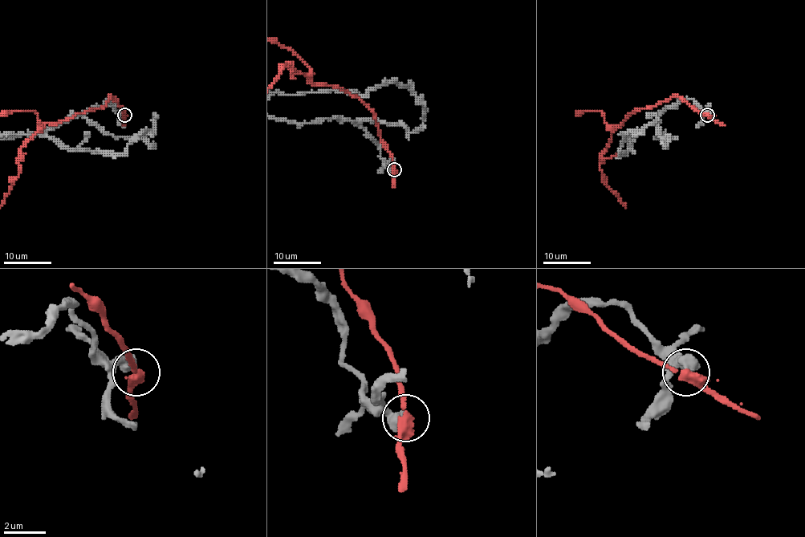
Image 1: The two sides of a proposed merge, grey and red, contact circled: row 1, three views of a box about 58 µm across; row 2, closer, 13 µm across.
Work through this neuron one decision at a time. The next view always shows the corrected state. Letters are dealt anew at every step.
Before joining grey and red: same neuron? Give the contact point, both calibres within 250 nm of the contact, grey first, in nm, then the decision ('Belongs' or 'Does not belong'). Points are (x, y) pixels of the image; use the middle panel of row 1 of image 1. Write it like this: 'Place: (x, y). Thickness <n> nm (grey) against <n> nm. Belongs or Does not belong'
Place: (394, 169). Thickness 550 nm (grey) against 400 nm. Does not belong

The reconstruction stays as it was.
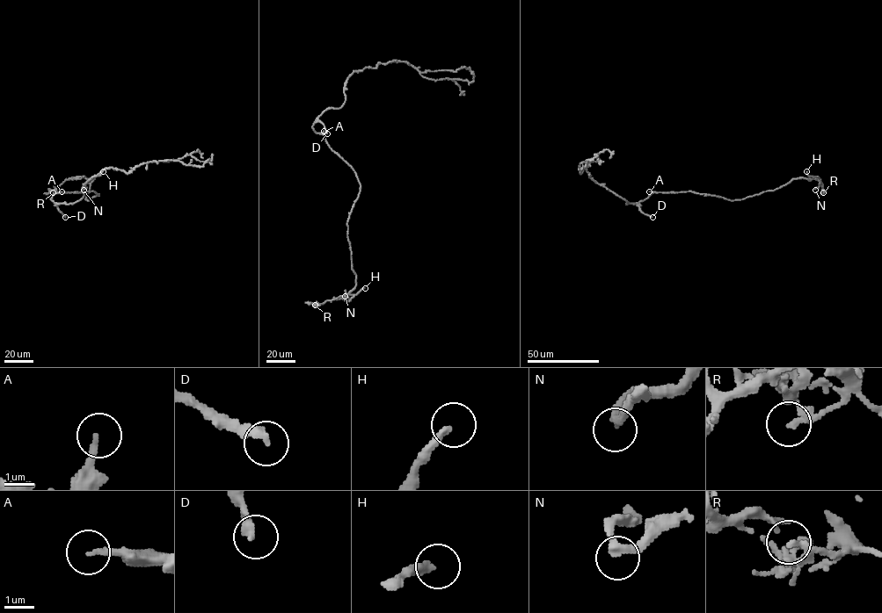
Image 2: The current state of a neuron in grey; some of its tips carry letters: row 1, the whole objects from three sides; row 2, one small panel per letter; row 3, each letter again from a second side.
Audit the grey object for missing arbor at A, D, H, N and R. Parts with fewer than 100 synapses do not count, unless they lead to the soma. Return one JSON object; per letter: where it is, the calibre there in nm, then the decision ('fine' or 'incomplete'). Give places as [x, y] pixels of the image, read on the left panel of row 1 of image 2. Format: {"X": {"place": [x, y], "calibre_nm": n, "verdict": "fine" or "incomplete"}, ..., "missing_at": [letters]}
{"A": {"place": [61, 191], "calibre_nm": 190, "verdict": "fine"}, "D": {"place": [65, 217], "calibre_nm": 320, "verdict": "fine"}, "H": {"place": [103, 171], "calibre_nm": 260, "verdict": "incomplete"}, "N": {"place": [83, 190], "calibre_nm": 240, "verdict": "fine"}, "R": {"place": [53, 192], "calibre_nm": 170, "verdict": "fine"}, "missing_at": ["H"]}

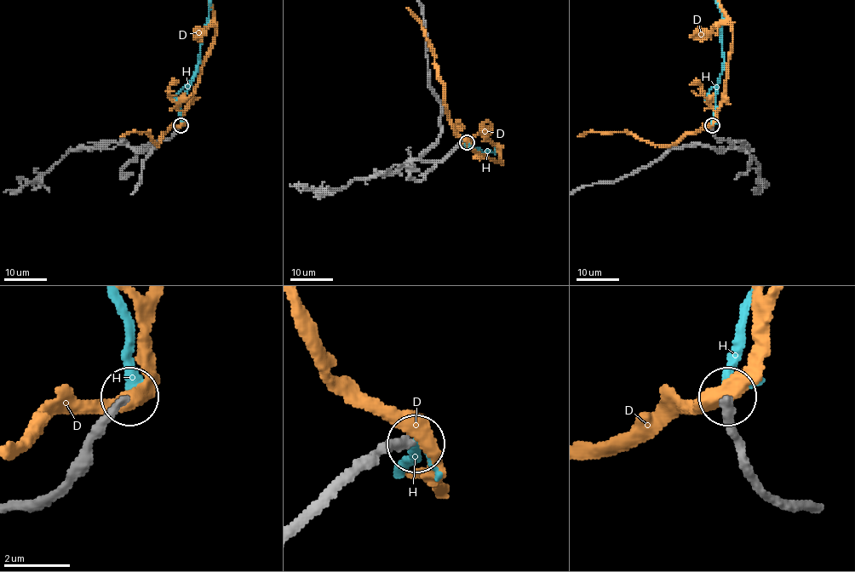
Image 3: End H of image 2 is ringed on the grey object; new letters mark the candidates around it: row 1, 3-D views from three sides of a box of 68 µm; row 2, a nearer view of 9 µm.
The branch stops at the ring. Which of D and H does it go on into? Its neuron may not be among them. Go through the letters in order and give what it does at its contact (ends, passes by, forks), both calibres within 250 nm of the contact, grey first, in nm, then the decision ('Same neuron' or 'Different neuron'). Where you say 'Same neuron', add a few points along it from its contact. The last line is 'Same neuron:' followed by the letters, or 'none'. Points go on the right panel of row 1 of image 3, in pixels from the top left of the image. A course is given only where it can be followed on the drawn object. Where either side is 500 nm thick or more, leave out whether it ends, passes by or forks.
D: It passes by. Thickness 300 nm (grey) against 480 nm. Different neuron
H: It passes by. Thickness 280 nm (grey) against 220 nm. Same neuron
Same neuron: H

